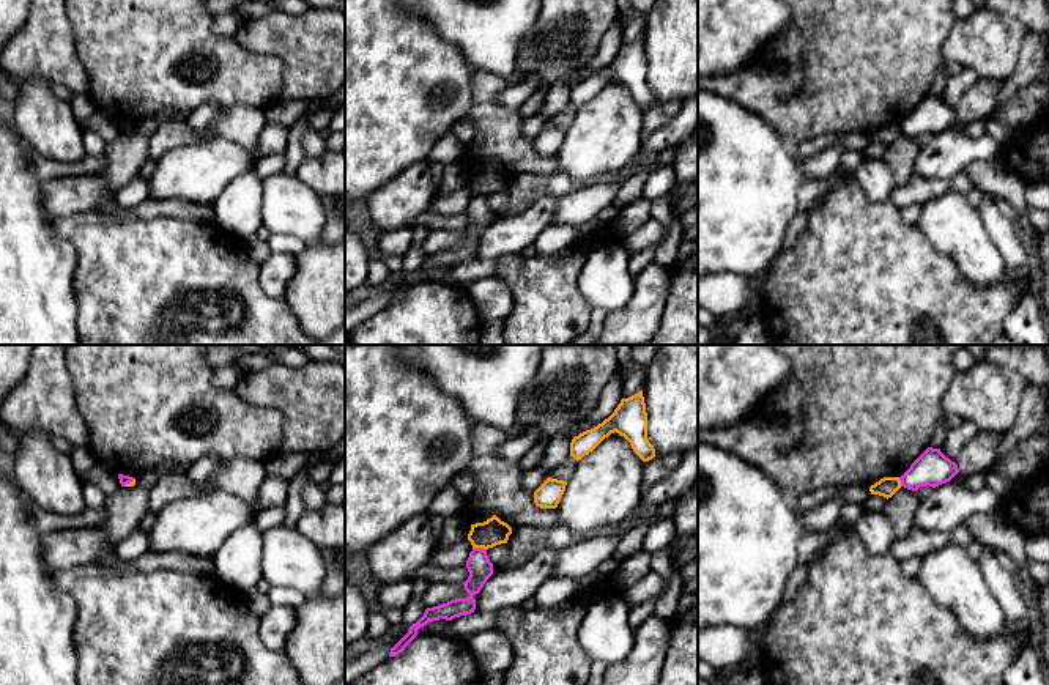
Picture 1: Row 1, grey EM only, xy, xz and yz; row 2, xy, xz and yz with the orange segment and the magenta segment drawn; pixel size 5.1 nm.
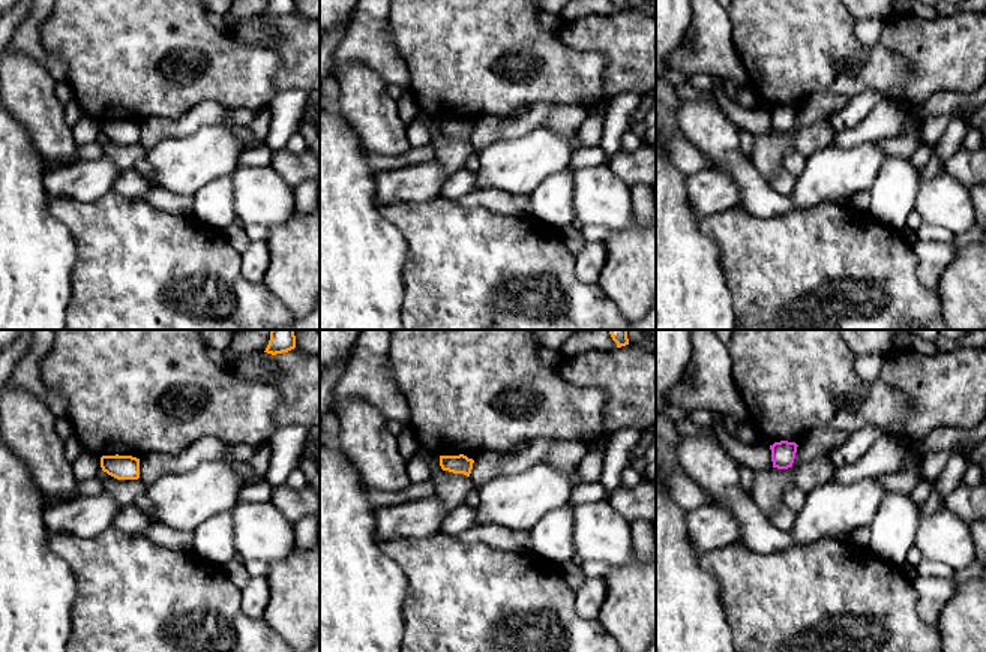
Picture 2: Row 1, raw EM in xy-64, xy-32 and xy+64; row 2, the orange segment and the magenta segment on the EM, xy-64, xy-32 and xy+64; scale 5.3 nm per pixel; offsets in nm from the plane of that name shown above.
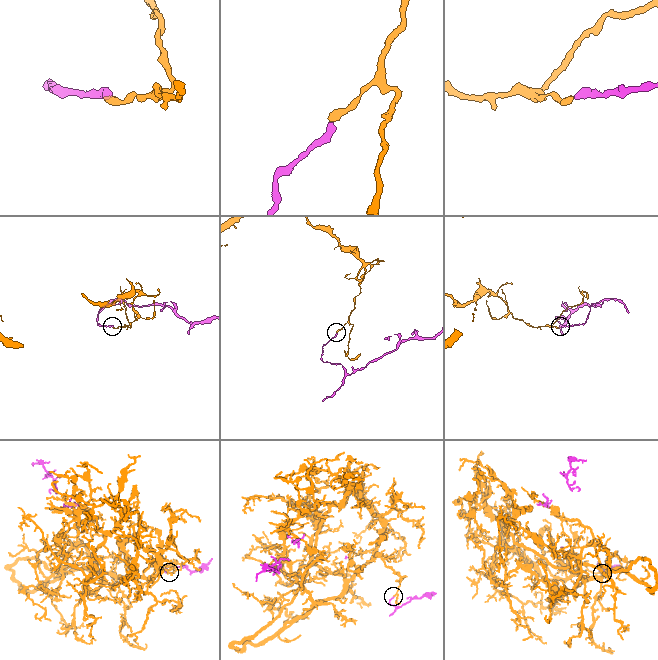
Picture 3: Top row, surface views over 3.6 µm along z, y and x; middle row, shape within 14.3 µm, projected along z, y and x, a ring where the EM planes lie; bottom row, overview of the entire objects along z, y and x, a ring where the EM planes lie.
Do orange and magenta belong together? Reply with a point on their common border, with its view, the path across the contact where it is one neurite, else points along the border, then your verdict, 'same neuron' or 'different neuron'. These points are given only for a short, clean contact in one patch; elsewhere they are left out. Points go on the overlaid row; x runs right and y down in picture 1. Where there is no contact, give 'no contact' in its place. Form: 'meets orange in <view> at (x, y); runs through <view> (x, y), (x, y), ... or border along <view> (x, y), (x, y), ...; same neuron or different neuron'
meets orange in xz at (479, 547); border along xz (473, 547), (485, 550); different neuron

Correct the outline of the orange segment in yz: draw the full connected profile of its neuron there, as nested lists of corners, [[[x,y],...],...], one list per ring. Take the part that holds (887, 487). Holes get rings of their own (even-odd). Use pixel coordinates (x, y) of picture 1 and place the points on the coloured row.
[[[884,477],[869,487],[871,494],[879,494],[884,498],[891,498],[901,488],[899,477]]]

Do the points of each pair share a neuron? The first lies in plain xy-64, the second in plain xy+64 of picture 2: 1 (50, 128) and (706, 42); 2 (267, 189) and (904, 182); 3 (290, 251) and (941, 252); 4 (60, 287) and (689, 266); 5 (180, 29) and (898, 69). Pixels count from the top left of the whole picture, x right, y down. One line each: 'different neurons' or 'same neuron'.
1: different neurons
2: different neurons
3: different neurons
4: same neuron
5: same neuron

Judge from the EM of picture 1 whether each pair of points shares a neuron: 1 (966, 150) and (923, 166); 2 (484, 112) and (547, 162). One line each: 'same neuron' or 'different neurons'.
1: same neuron
2: same neuron

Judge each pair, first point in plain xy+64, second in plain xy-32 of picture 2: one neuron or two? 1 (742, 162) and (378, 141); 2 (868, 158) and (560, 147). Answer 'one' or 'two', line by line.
1: one
2: one

